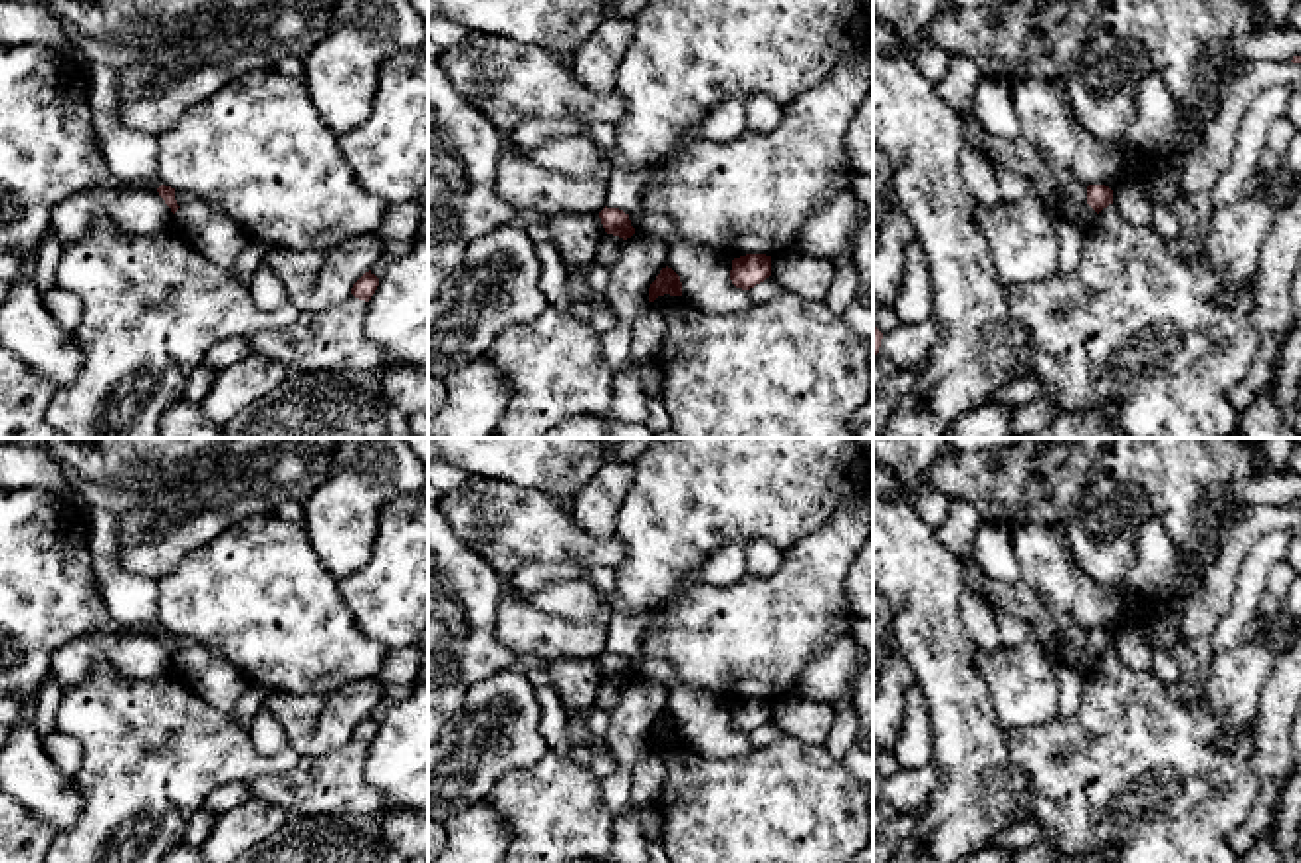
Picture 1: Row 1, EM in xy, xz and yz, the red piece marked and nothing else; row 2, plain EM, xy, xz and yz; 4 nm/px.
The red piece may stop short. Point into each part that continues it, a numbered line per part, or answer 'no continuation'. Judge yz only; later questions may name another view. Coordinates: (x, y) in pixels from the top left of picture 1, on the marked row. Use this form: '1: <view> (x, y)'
1: yz (1073, 191)

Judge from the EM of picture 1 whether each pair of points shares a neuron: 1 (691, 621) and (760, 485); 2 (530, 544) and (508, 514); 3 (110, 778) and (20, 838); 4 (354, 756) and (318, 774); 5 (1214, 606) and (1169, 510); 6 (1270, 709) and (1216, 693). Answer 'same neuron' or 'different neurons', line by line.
1: different neurons
2: same neuron
3: different neurons
4: same neuron
5: different neurons
6: different neurons

